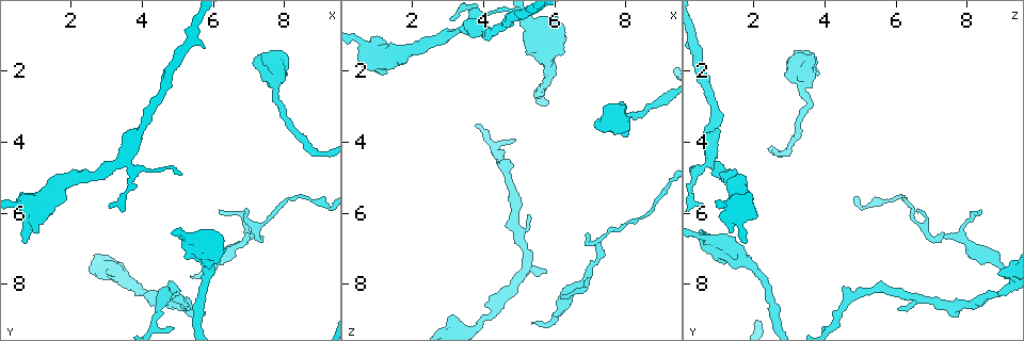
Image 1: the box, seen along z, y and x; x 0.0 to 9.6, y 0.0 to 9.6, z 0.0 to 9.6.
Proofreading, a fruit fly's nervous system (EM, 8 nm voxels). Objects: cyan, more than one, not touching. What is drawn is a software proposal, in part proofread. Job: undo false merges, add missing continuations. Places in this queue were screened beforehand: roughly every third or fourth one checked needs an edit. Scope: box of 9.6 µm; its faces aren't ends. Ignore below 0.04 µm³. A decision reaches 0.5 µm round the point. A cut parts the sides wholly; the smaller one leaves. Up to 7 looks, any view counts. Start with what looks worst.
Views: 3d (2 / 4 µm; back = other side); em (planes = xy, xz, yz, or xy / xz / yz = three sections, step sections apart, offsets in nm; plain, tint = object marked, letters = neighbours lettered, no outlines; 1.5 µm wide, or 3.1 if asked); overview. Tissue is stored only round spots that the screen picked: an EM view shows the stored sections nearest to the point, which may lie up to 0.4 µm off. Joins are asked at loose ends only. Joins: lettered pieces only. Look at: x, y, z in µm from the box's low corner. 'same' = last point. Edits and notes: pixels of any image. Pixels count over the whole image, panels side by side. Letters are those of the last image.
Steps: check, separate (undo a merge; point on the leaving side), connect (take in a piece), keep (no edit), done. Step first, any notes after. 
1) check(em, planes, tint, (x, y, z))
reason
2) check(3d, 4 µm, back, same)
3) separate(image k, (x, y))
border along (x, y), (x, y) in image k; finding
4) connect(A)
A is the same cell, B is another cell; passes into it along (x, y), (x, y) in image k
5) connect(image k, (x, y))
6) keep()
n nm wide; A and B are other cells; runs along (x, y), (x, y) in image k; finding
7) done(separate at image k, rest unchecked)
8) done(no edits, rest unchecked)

check(3d, 4 µm, (5.35, 7.85, 9.10))

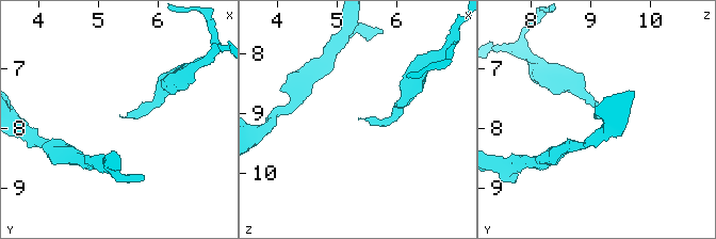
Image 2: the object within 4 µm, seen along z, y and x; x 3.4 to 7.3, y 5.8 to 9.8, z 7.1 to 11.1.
check(em, planes, plain, (5.40, 7.80, 9.15))

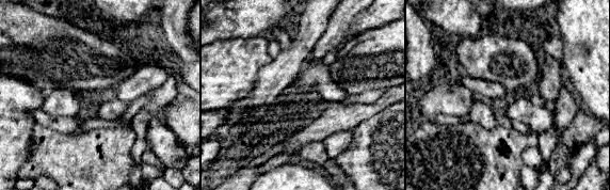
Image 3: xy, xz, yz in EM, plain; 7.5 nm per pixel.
check(em, planes, letters, same)
what lies round it

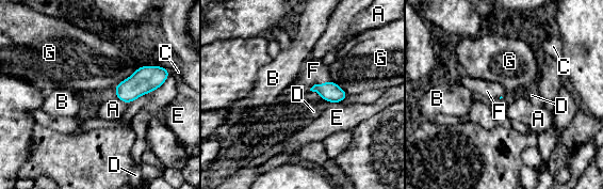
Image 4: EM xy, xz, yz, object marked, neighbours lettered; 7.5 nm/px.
connect(F)
F is the same cell, A, B, C, D, E and G are other cells; passes into it along (330, 92), (320, 84), (313, 73) in image 4; it goes on there

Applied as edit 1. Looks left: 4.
check(em, planes, letters, (5.25, 6.70, 0.65))
thick turns thin

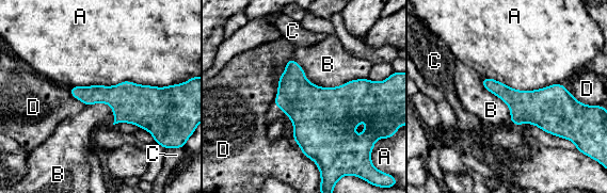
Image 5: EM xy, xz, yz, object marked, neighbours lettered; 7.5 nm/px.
keep()
A touches over 800 nm; A, B, C and D are other cells; border along (290, 57), (320, 86), (368, 79) in image 5; one cell here

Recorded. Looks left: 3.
check(em, planes, plain, (6.20, 5.95, 8.40))
tapers out

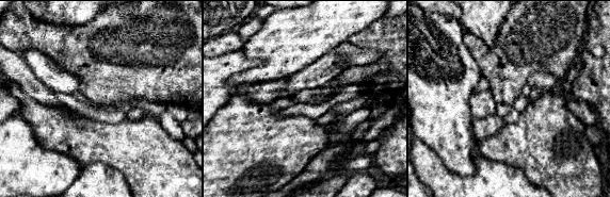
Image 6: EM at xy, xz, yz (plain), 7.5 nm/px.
check(em, planes, letters, same)
see the neighbours

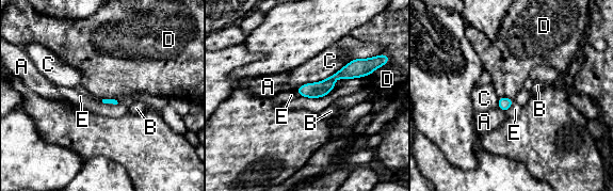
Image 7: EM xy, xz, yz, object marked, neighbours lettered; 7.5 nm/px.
keep()
A, B, C, D and E are other cells; border along (345, 78), (337, 78), (326, 94) in image 7; none of them fits

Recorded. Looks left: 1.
done(connect at image 4, rest unchecked)

